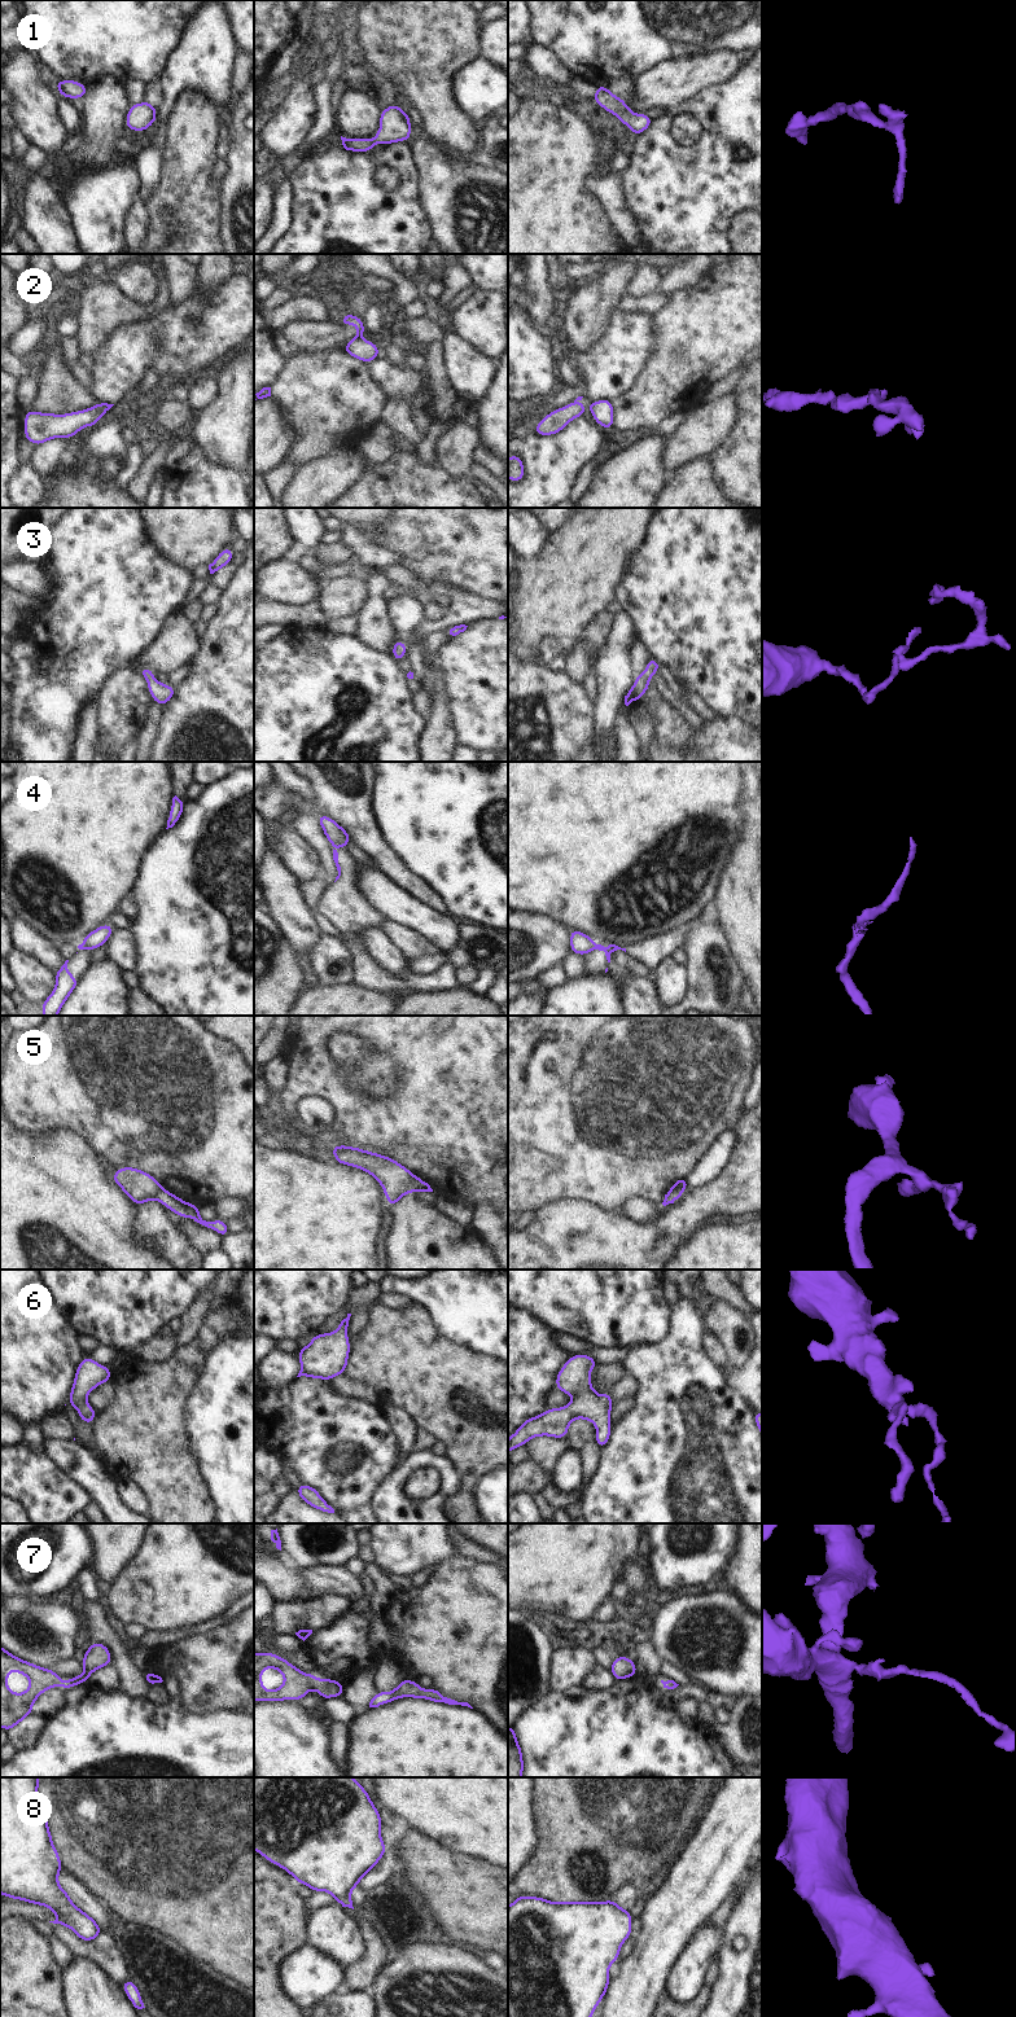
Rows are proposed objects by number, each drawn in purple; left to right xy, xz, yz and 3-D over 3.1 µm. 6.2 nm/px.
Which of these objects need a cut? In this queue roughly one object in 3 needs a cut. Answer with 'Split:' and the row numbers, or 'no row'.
Split: 2, 4, 5

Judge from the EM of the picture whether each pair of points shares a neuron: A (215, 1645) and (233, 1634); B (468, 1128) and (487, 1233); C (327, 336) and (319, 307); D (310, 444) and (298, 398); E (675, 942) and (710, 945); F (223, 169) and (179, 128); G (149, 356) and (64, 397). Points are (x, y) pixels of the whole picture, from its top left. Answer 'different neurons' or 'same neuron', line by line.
A: same neuron
B: different neurons
C: different neurons
D: same neuron
E: different neurons
F: different neurons
G: different neurons

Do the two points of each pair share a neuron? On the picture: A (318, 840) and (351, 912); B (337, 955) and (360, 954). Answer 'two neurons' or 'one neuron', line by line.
A: two neurons
B: two neurons

